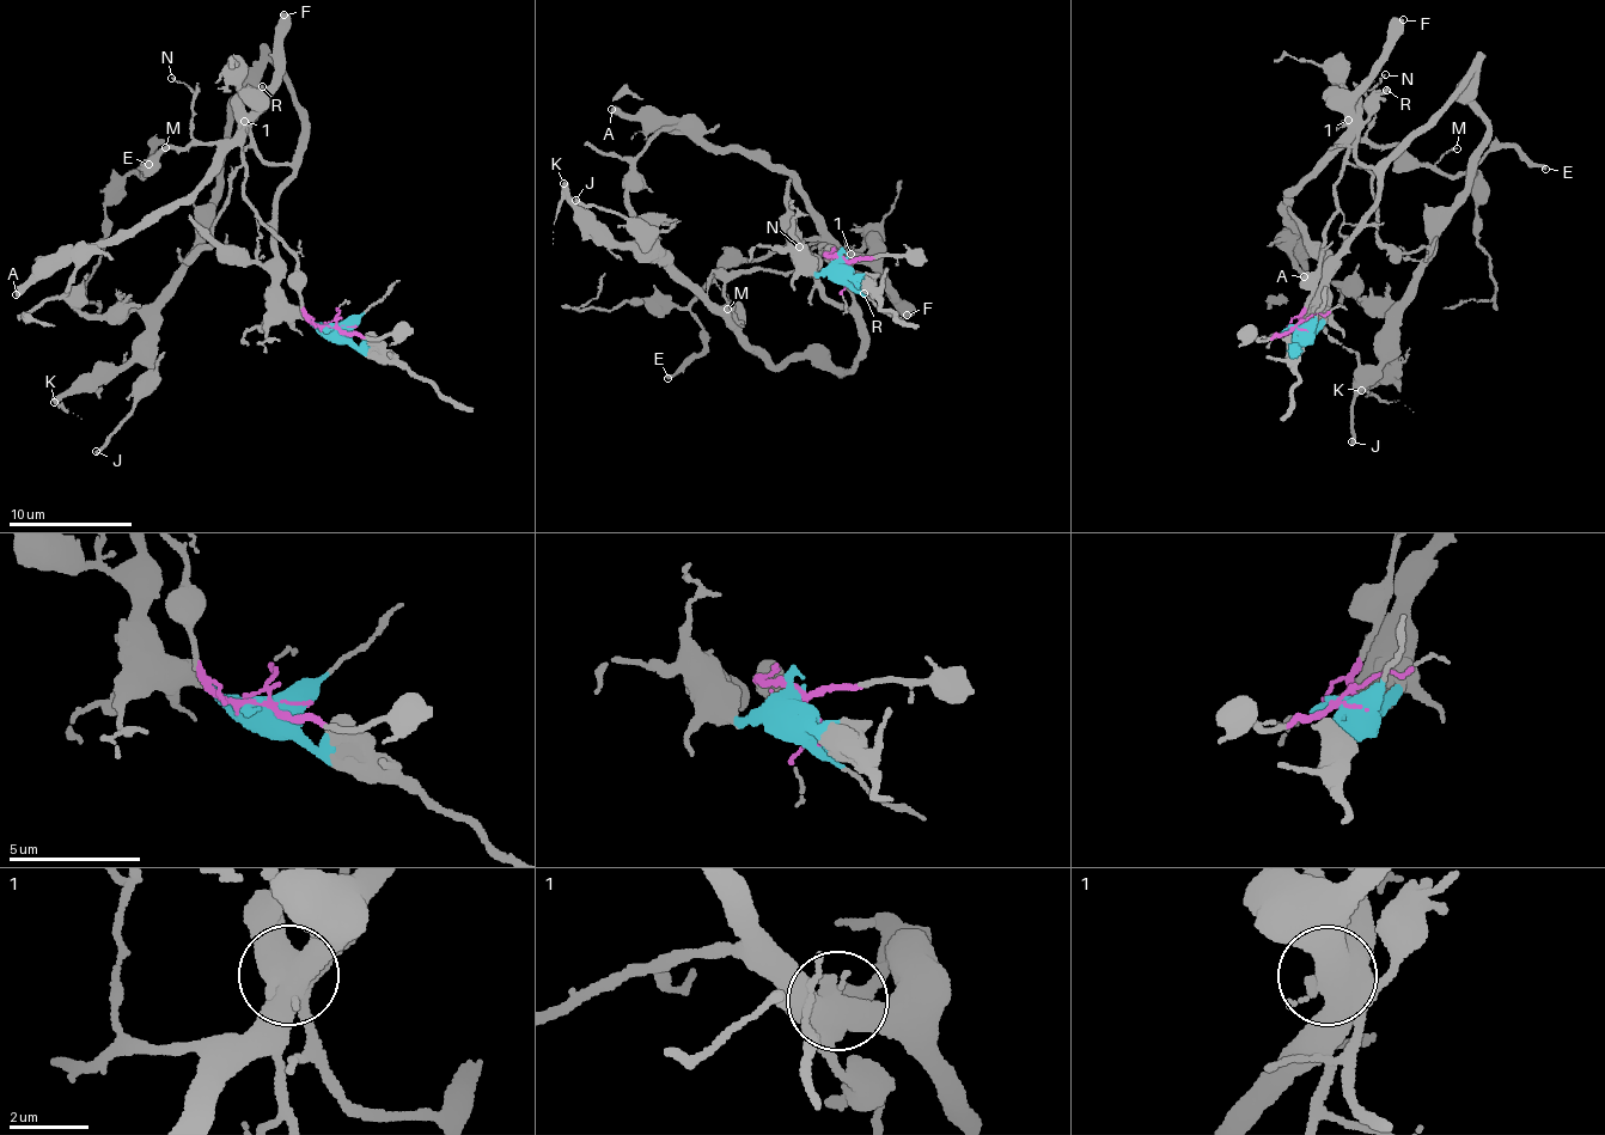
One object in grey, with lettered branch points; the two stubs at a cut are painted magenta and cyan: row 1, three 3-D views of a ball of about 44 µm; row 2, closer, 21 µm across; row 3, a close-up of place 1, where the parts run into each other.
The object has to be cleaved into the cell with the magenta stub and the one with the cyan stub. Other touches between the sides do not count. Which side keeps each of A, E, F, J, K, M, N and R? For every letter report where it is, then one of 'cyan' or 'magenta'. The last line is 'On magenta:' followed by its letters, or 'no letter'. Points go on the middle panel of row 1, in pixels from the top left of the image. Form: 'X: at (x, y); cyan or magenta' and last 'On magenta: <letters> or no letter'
A: at (611, 109); magenta
E: at (667, 378); magenta
F: at (907, 315); magenta
J: at (575, 200); cyan
K: at (563, 183); cyan
M: at (727, 309); magenta
N: at (799, 246); magenta
R: at (864, 293); cyan
On magenta: A, E, F, M, N

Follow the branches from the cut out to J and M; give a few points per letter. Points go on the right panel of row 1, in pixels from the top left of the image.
J: (1294, 328), (1320, 323), (1380, 168), (1472, 71), (1487, 145), (1390, 357), (1359, 392), (1352, 443)
M: (1294, 328), (1336, 208), (1334, 183), (1348, 150), (1347, 139), (1395, 145), (1430, 165), (1457, 147)

